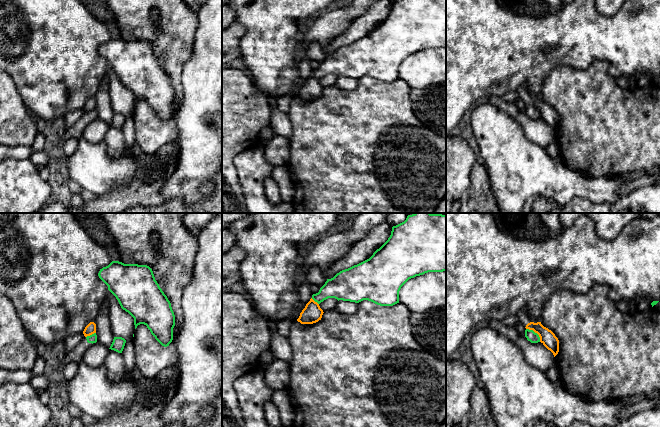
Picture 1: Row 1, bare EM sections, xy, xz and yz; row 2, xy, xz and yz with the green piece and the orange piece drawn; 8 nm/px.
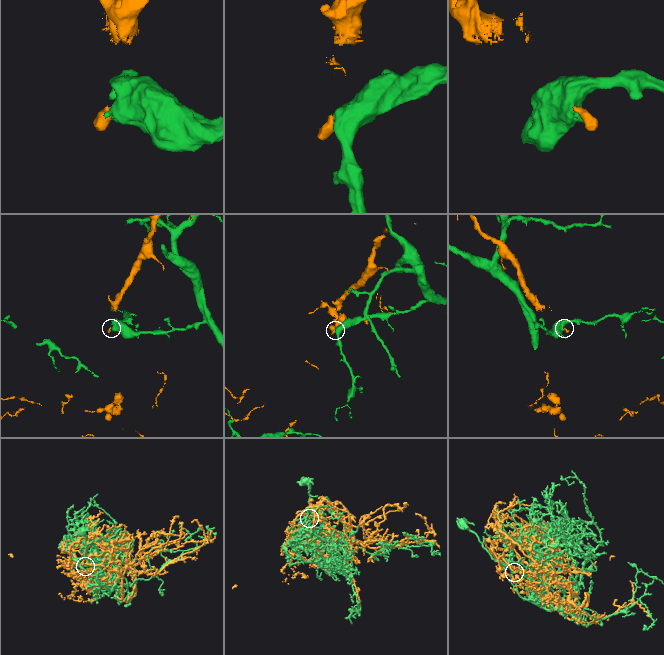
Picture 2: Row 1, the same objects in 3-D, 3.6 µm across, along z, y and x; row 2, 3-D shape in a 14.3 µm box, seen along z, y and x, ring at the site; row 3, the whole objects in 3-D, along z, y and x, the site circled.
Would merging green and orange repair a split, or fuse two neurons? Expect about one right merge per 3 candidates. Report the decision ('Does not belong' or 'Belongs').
Does not belong

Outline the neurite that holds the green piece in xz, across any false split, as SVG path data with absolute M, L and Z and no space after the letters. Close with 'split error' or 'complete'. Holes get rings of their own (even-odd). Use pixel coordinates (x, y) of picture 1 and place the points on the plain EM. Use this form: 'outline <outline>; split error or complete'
outline M398 0L388 16L373 31L327 55L312 75L320 80L328 74L359 79L371 77L380 82L399 79L399 67L411 54L428 48L446 47L446 0Z; complete

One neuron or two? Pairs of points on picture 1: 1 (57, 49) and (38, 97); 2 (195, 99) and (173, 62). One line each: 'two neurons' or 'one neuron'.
1: one neuron
2: two neurons

